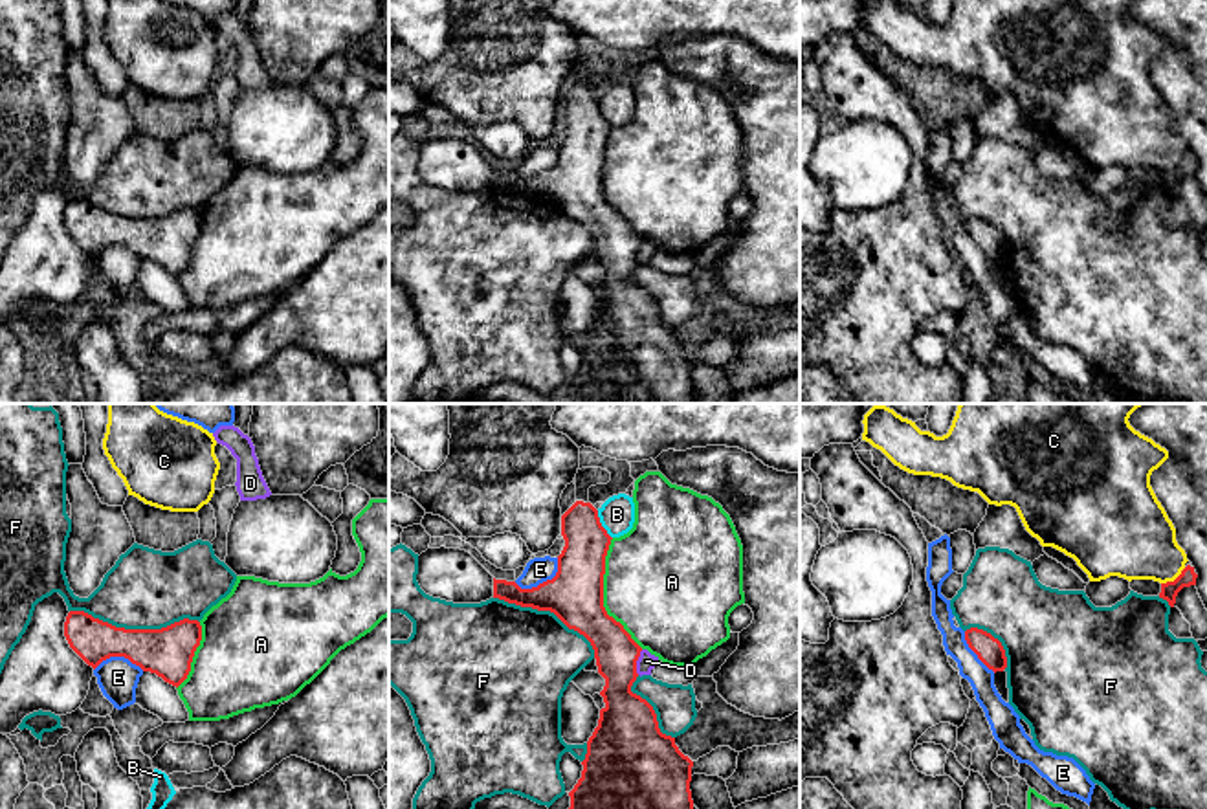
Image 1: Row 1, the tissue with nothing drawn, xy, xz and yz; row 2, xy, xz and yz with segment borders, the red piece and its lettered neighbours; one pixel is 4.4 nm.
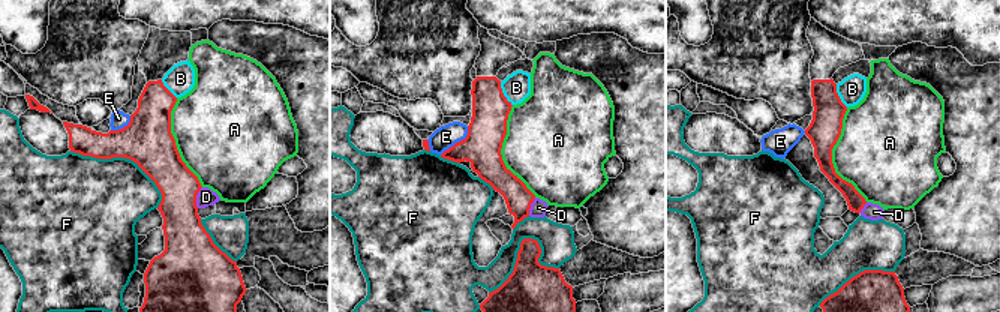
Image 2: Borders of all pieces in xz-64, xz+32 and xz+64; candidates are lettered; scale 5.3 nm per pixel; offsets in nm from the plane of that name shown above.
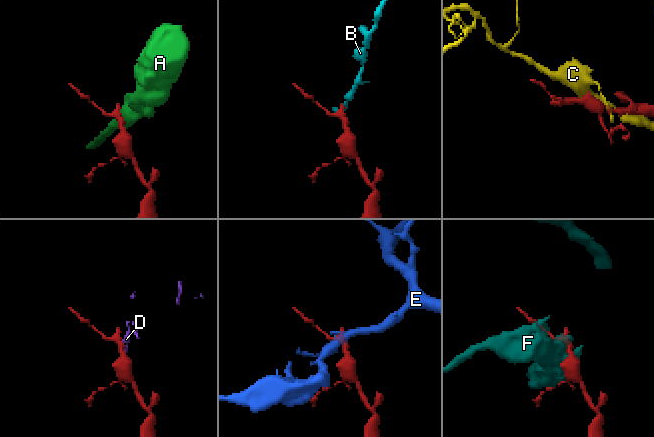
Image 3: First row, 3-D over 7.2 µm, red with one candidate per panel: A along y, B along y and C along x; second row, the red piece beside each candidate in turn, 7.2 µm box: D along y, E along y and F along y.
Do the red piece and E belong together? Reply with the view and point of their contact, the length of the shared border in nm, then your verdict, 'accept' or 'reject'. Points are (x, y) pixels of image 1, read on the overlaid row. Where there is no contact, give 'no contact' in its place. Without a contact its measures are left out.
contact xz (543, 582); length 220 nm; reject

